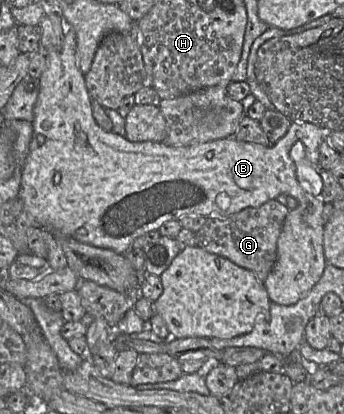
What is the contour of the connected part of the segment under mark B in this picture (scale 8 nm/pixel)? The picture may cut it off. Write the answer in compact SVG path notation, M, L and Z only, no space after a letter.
M70 26L65 28L65 36L60 50L44 53L47 66L44 73L39 77L39 94L34 107L34 119L32 121L33 134L29 146L29 154L25 161L21 174L21 183L18 197L22 200L26 211L37 222L38 227L43 232L43 239L47 245L47 261L49 265L56 268L67 265L61 239L71 237L80 243L89 244L99 248L111 249L118 254L124 254L132 242L139 236L158 230L164 223L170 220L178 220L187 215L200 215L203 217L225 218L240 212L248 207L259 207L269 200L275 200L279 195L285 194L297 200L295 209L288 212L283 223L279 238L277 240L277 259L273 269L264 282L270 302L290 306L304 298L313 286L321 278L327 264L323 250L323 227L322 210L325 202L320 194L323 191L323 183L319 175L319 146L326 136L326 131L308 122L292 122L287 133L273 146L262 146L247 143L228 137L206 143L195 144L188 147L173 147L162 142L130 142L126 137L102 129L95 121L92 113L92 98L87 90L84 74L78 67L76 57L76 33Z

